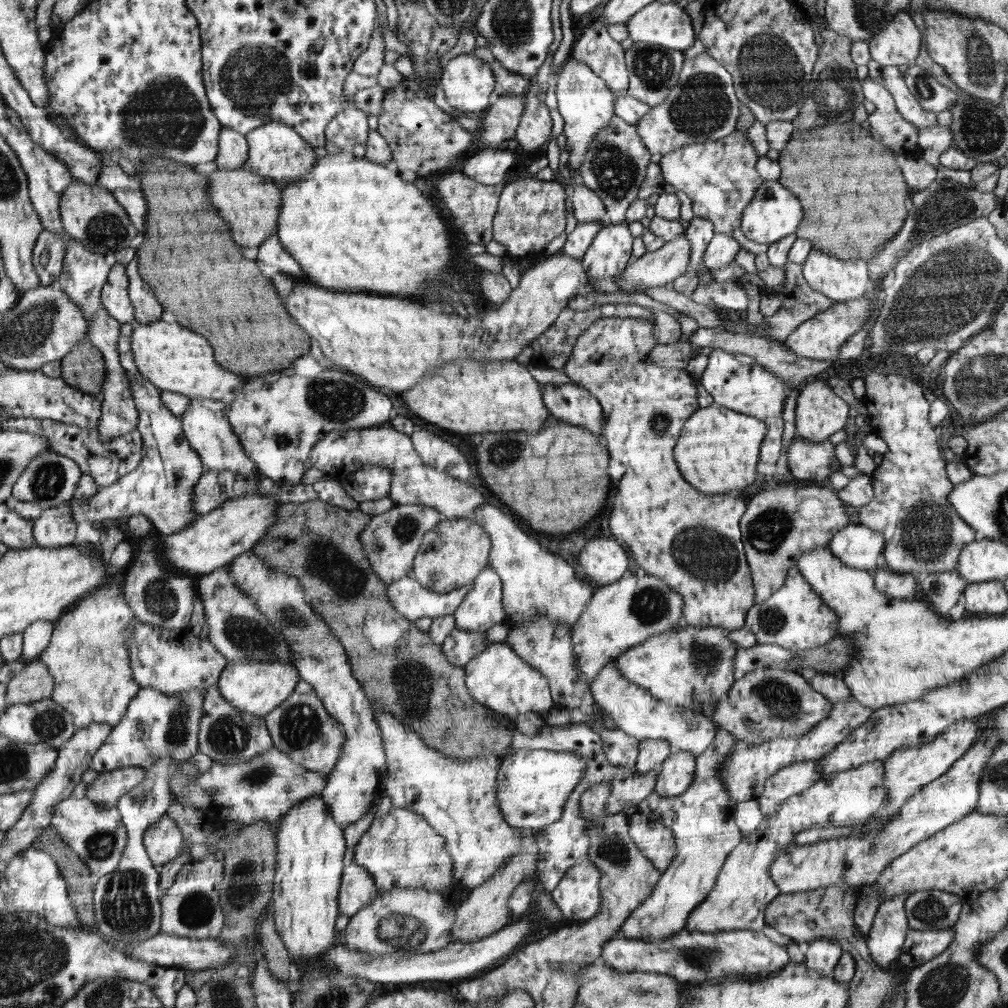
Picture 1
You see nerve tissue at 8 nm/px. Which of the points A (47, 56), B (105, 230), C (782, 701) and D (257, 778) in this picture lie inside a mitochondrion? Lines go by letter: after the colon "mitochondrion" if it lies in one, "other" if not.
A: other
B: mitochondrion
C: mitochondrion
D: mitochondrion

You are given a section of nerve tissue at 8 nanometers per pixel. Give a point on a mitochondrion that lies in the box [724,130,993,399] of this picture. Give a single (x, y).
(941, 212)

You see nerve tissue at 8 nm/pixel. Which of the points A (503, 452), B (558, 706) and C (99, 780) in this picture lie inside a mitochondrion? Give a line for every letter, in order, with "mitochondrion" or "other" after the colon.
A: mitochondrion
B: other
C: other

